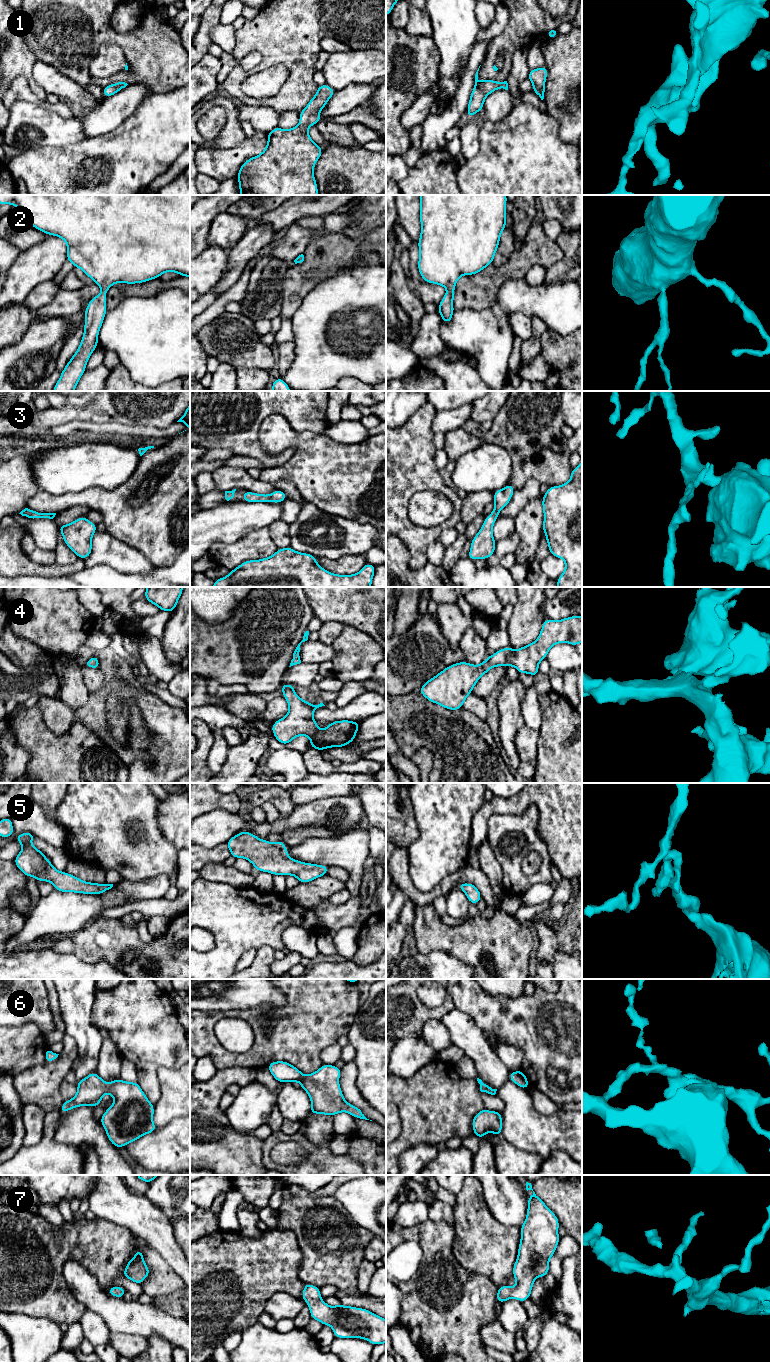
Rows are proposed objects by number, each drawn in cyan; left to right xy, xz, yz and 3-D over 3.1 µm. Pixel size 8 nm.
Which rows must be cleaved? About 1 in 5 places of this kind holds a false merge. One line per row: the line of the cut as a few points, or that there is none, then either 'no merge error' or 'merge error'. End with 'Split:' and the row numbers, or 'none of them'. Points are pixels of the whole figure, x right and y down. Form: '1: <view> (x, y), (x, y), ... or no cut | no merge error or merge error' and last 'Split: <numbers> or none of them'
1: no cut | no merge error
2: no cut | no merge error
3: no cut | no merge error
4: no cut | no merge error
5: no cut | no merge error
6: no cut | no merge error
7: no cut | no merge error
Split: none of them

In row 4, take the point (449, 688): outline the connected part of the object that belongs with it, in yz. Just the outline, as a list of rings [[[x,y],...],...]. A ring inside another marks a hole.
[[[582,616],[562,620],[547,618],[535,642],[517,650],[510,646],[503,648],[488,656],[480,665],[466,661],[450,665],[425,682],[419,692],[430,702],[448,710],[459,710],[480,677],[491,668],[514,666],[520,674],[528,673],[534,677],[539,674],[539,663],[557,643],[573,646],[582,643]]]

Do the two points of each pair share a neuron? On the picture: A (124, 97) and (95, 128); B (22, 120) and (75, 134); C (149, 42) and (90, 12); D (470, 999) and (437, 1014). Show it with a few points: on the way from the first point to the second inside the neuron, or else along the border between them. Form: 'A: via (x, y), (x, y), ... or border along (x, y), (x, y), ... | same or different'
A: via (118, 105), (103, 120) | same
B: via (35, 125), (54, 131), (62, 131) | same
C: via (134, 42), (113, 38), (102, 27) | same
D: border along (450, 996), (455, 1007) | different

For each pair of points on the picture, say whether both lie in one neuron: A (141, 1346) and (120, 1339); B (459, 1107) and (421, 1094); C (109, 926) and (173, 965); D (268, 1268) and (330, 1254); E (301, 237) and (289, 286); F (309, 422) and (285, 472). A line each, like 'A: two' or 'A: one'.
A: one
B: one
C: one
D: two
E: two
F: two

